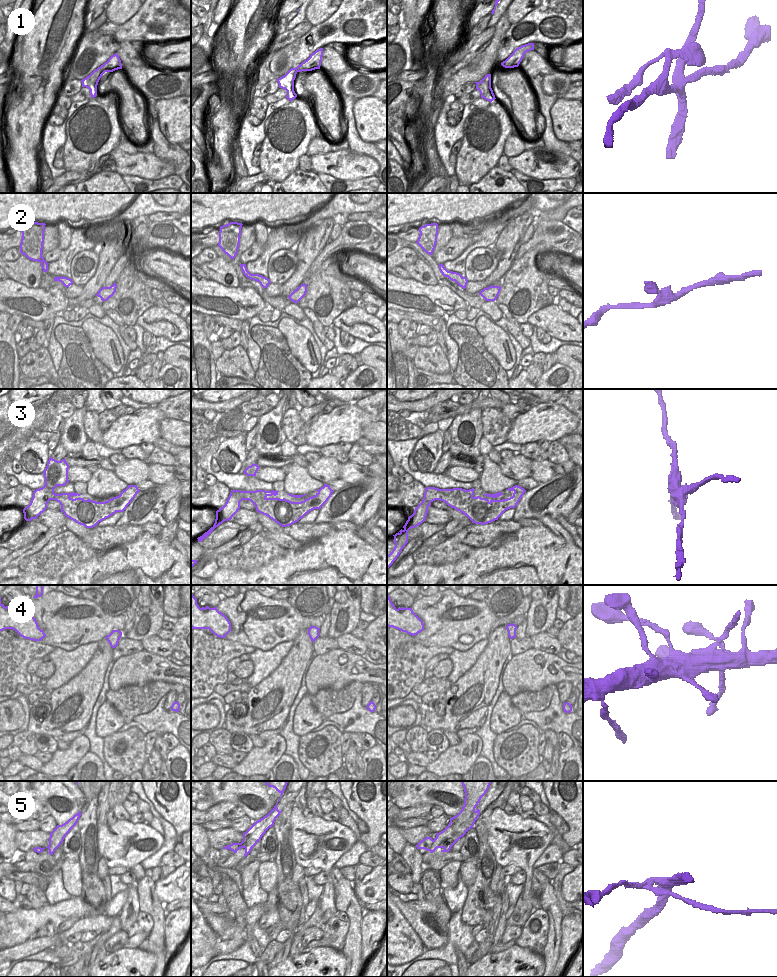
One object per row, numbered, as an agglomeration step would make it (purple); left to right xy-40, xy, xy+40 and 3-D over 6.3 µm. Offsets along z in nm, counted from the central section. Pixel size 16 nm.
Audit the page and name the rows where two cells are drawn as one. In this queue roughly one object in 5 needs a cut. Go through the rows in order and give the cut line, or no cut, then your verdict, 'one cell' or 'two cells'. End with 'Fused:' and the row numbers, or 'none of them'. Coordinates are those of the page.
1: cut xy (293, 81), (291, 83), (291, 95), (294, 98); two cells
2: cut none; one cell
3: cut xy (232, 490), (238, 490), (241, 493), (242, 499); two cells
4: cut none; one cell
5: cut xy+40 (434, 840), (428, 844), (416, 846); two cells
Fused: 1, 3, 5

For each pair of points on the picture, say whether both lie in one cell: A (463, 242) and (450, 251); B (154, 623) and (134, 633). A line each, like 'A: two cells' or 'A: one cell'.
A: one cell
B: one cell

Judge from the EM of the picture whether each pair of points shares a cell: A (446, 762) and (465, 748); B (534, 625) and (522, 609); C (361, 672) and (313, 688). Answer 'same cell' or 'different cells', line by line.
A: same cell
B: different cells
C: same cell

